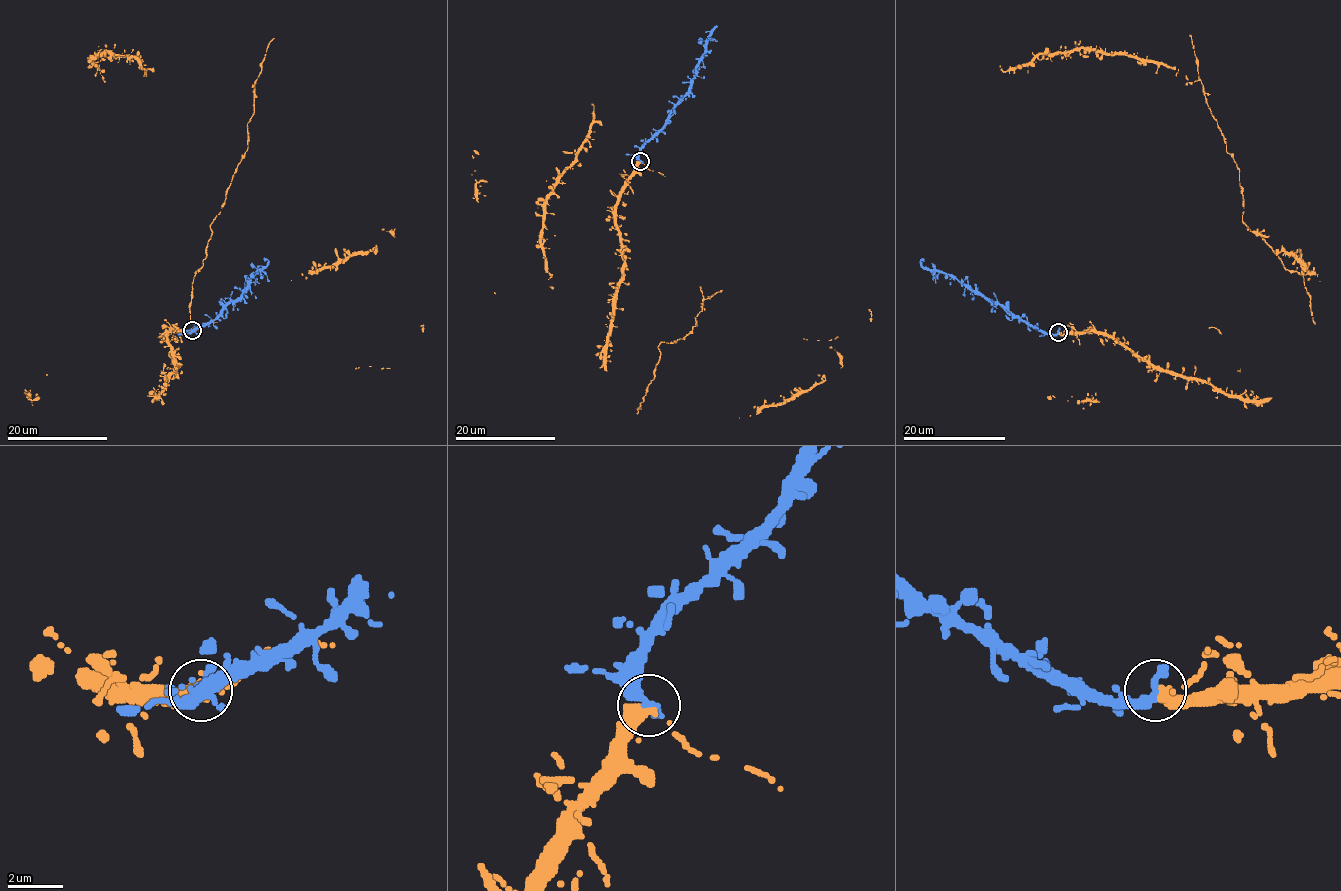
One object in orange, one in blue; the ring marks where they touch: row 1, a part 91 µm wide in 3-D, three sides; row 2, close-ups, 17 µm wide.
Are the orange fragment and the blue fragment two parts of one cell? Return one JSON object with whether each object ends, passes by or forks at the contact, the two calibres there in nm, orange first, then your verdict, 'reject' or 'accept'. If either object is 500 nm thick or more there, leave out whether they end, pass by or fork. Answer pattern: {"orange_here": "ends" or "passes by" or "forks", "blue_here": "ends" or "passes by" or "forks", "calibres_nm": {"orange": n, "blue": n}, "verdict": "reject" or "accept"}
{"orange_here": "ends", "blue_here": "ends", "calibres_nm": {"orange": 480, "blue": 480}, "verdict": "accept"}

